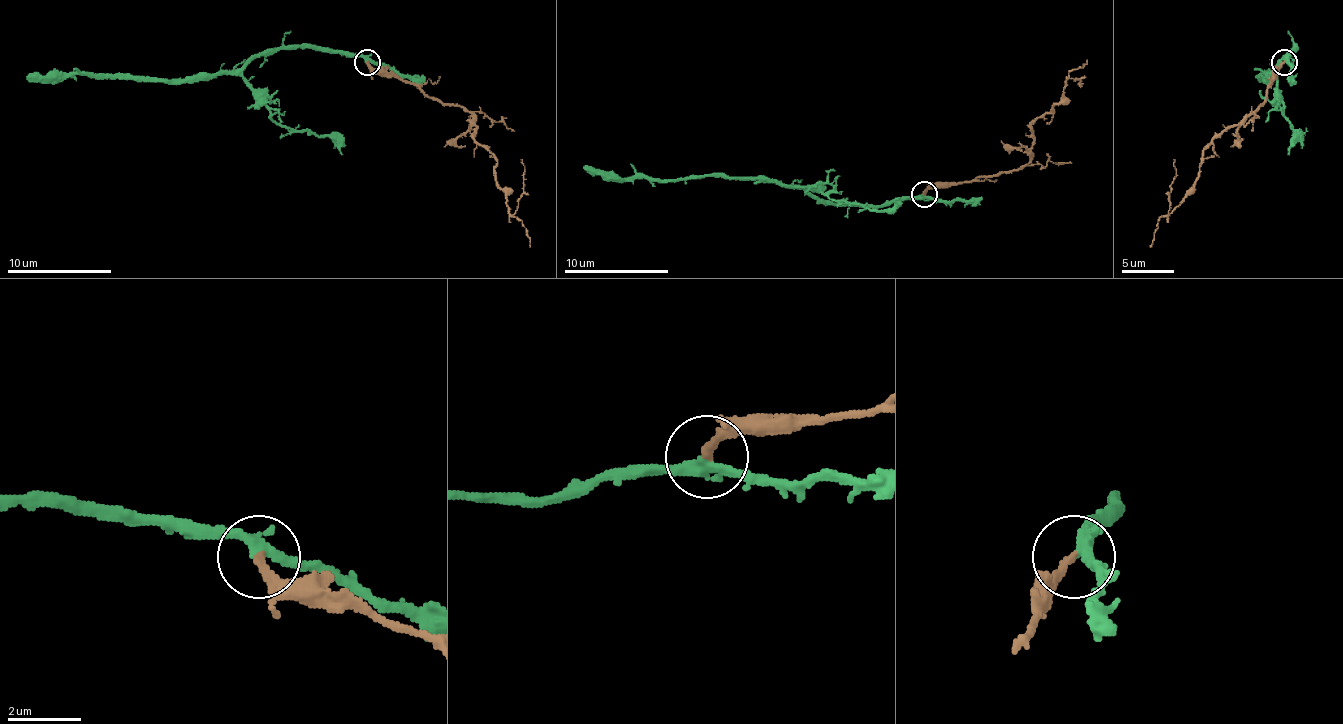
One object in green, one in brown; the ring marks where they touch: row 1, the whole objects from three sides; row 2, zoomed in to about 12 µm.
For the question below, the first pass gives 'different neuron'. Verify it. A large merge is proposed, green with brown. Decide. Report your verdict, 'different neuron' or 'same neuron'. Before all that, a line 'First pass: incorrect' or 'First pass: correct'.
First pass: incorrect
same neuron

